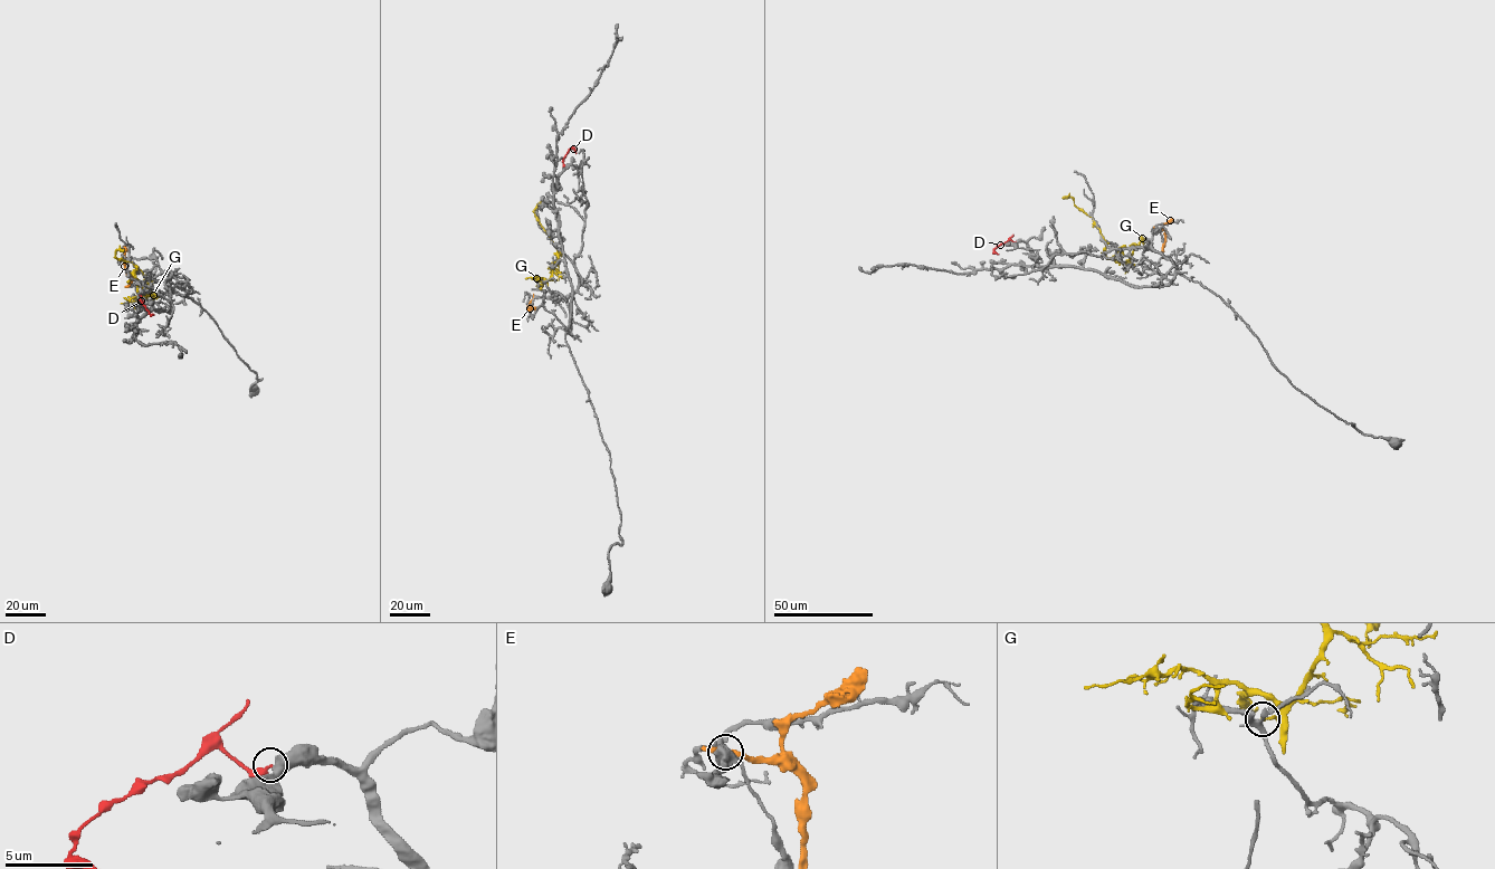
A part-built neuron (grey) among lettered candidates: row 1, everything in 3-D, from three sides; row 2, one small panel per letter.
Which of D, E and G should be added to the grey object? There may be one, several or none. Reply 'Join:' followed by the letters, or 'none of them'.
Join: none of them

